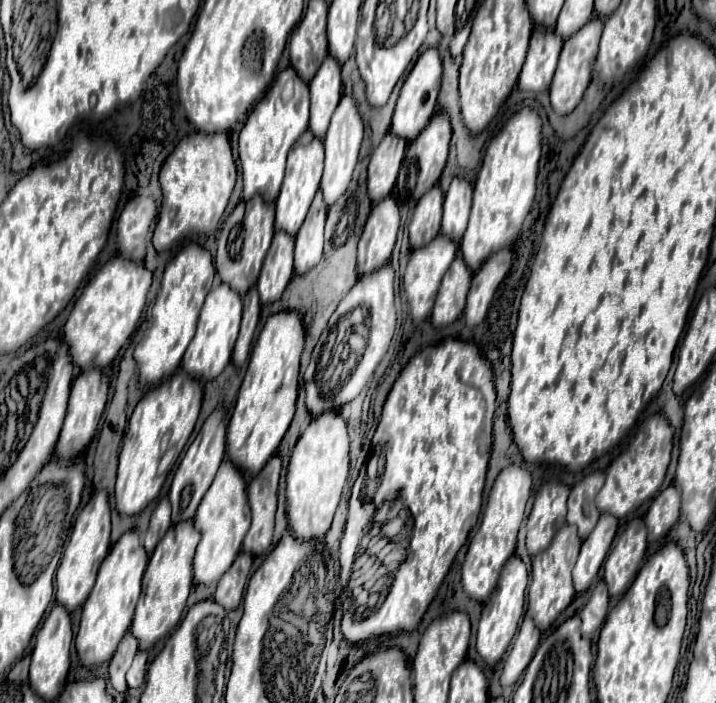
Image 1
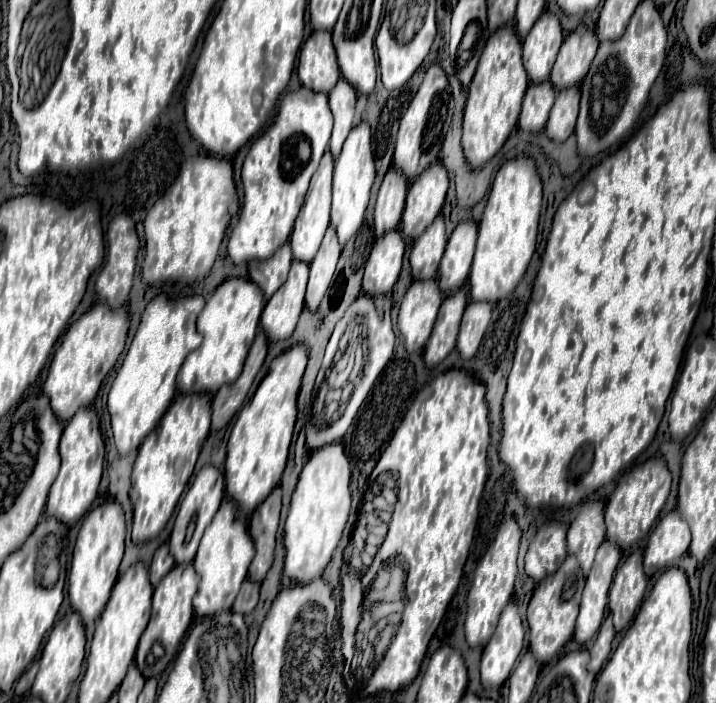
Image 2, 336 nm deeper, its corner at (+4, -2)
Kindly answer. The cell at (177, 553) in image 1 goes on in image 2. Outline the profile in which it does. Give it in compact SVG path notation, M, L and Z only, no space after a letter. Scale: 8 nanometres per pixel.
M178 563L174 565L166 577L156 585L152 595L152 617L146 631L140 637L138 651L136 651L136 665L138 669L150 677L160 675L176 657L180 641L192 621L192 597L198 589L198 575L194 573L192 563Z

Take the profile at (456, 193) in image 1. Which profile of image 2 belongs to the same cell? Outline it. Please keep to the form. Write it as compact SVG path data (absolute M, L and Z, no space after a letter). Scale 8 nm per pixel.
M460 221L454 227L440 263L442 291L450 293L450 289L462 287L462 283L466 281L474 257L476 233L478 233L476 221Z

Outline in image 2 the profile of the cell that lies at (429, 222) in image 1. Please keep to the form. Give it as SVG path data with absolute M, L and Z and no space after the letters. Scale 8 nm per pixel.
M438 215L434 223L414 241L412 253L410 253L410 267L414 279L432 279L436 277L444 247L446 247L446 229L444 229L444 217Z

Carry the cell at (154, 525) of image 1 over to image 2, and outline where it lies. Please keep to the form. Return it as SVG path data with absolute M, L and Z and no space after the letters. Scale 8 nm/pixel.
M162 543L150 563L150 583L158 585L158 579L162 579L162 575L166 575L166 571L170 571L170 567L174 567L174 557L170 555L168 543Z

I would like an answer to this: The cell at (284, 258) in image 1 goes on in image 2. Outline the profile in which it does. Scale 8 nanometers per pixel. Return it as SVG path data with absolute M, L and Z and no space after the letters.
M292 261L288 279L266 303L260 325L268 339L288 339L296 327L298 315L304 307L304 291L308 281L308 263Z

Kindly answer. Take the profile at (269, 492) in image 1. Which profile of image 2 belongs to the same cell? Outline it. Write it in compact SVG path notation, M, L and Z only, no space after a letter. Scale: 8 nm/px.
M276 487L250 515L250 535L256 545L256 555L248 569L248 577L252 581L262 581L268 569L272 567L276 531L280 519L280 497L282 497L282 489Z

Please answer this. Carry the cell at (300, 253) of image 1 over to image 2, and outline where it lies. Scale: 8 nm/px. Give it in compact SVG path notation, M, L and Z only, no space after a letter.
M330 225L326 229L326 235L320 243L318 253L308 263L310 265L310 279L308 279L308 289L306 289L306 307L310 311L316 311L320 299L326 295L326 291L332 285L334 267L336 267L336 261L340 257L340 251L342 251L342 247L338 245L334 227Z

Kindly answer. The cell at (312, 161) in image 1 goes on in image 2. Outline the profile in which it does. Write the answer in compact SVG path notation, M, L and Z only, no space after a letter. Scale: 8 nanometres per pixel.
M330 151L324 153L316 173L312 175L310 179L310 187L308 187L308 193L306 193L306 201L300 209L300 215L294 223L294 229L292 229L292 235L290 235L290 247L292 247L292 253L294 253L294 259L298 261L304 261L304 263L310 263L310 259L316 255L318 247L320 247L320 241L322 241L322 235L330 223L330 193L332 193L332 167L334 167L334 159L330 155Z

